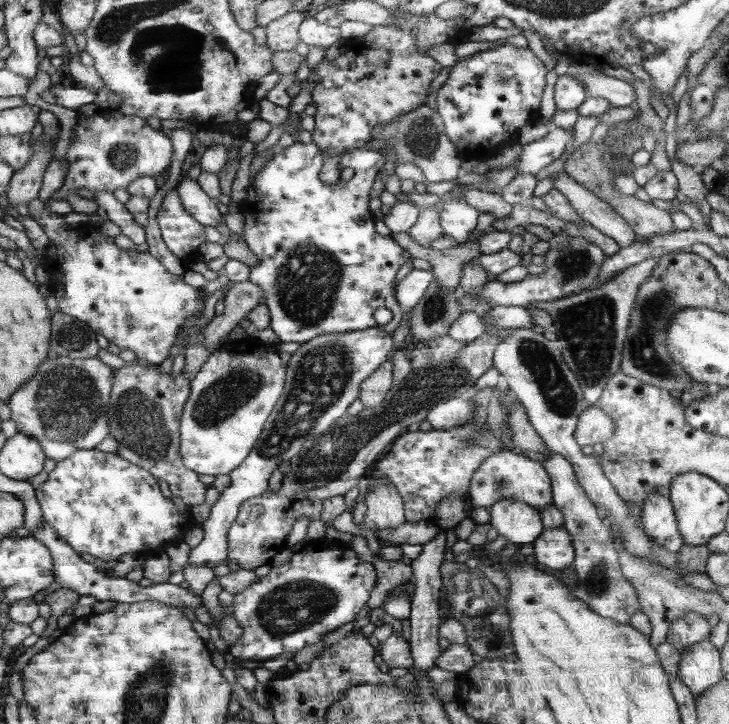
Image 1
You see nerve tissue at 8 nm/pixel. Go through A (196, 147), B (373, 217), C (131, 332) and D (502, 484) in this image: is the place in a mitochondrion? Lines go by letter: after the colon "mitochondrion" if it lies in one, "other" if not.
A: other
B: other
C: other
D: mitochondrion

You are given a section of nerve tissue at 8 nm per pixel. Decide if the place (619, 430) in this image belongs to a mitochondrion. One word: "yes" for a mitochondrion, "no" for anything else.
no

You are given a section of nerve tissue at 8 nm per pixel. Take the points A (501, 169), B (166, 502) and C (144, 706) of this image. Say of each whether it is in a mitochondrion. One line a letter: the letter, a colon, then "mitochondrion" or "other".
A: other
B: other
C: mitochondrion

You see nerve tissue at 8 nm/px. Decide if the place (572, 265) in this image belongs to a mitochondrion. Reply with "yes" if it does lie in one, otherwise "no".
yes

